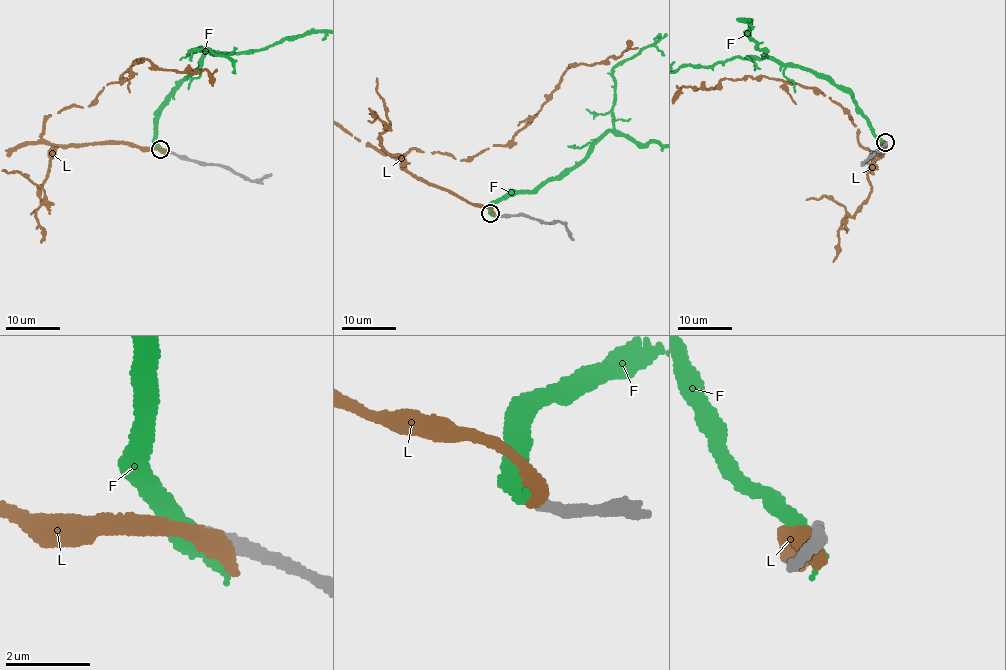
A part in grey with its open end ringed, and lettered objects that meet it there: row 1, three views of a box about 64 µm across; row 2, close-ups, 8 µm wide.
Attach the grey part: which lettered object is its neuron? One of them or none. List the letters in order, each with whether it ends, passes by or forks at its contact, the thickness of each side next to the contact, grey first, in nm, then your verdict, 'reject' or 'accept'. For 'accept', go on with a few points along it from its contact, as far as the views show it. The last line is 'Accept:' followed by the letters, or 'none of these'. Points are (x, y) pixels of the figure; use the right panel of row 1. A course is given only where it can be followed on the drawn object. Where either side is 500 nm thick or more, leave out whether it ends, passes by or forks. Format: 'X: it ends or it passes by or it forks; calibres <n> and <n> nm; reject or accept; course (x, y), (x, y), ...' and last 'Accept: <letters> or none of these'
F: it passes by; calibres 300 and 400 nm; reject
L: calibres 360 and 500 nm; reject
Accept: none of these

